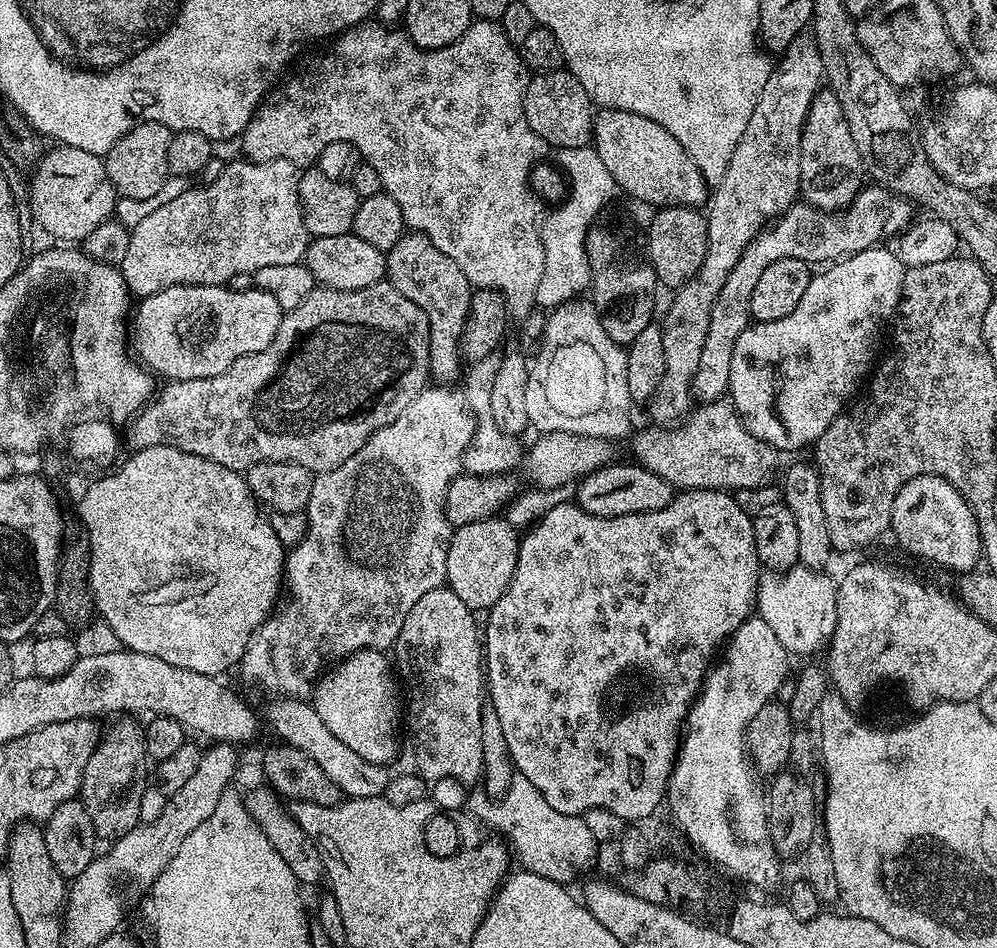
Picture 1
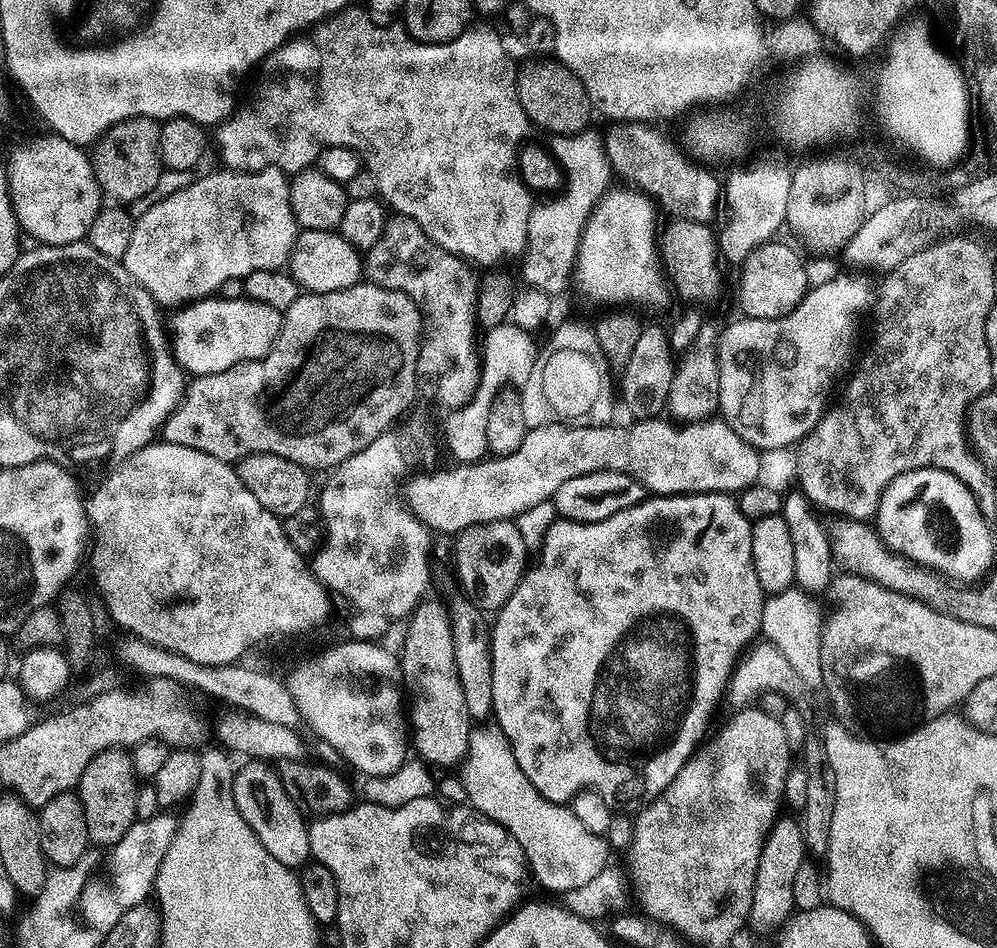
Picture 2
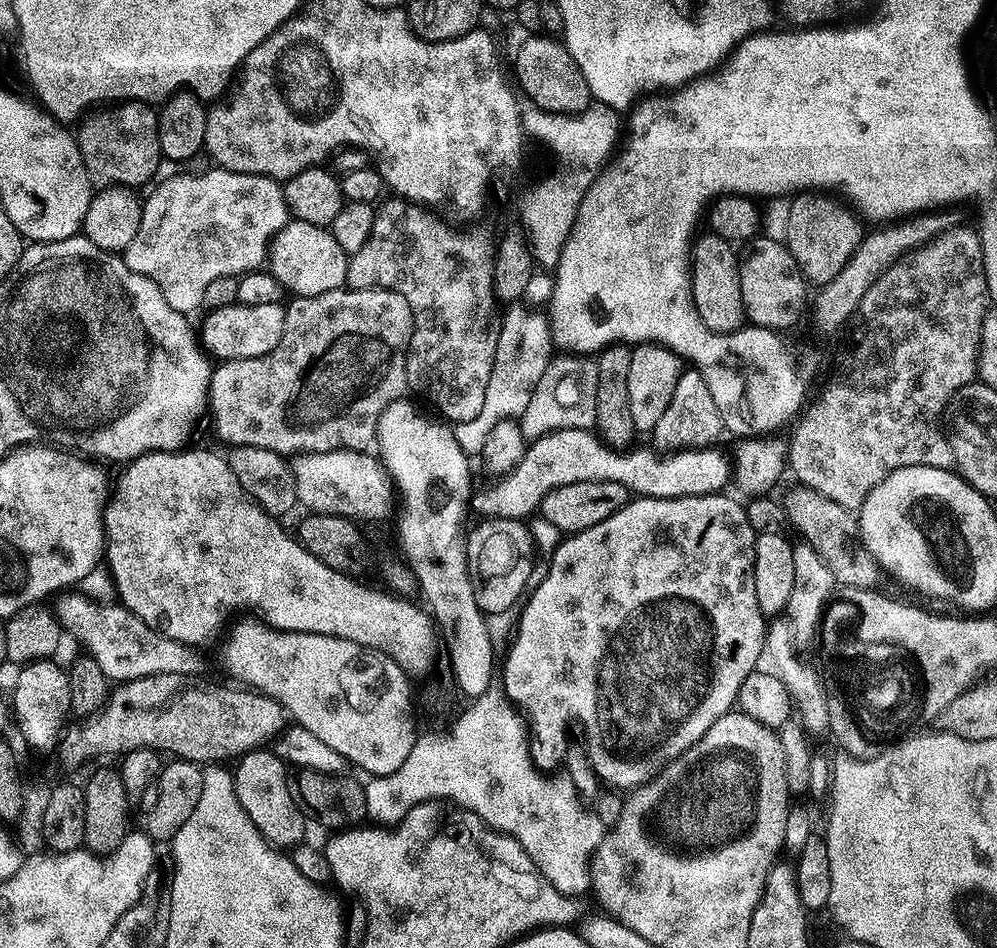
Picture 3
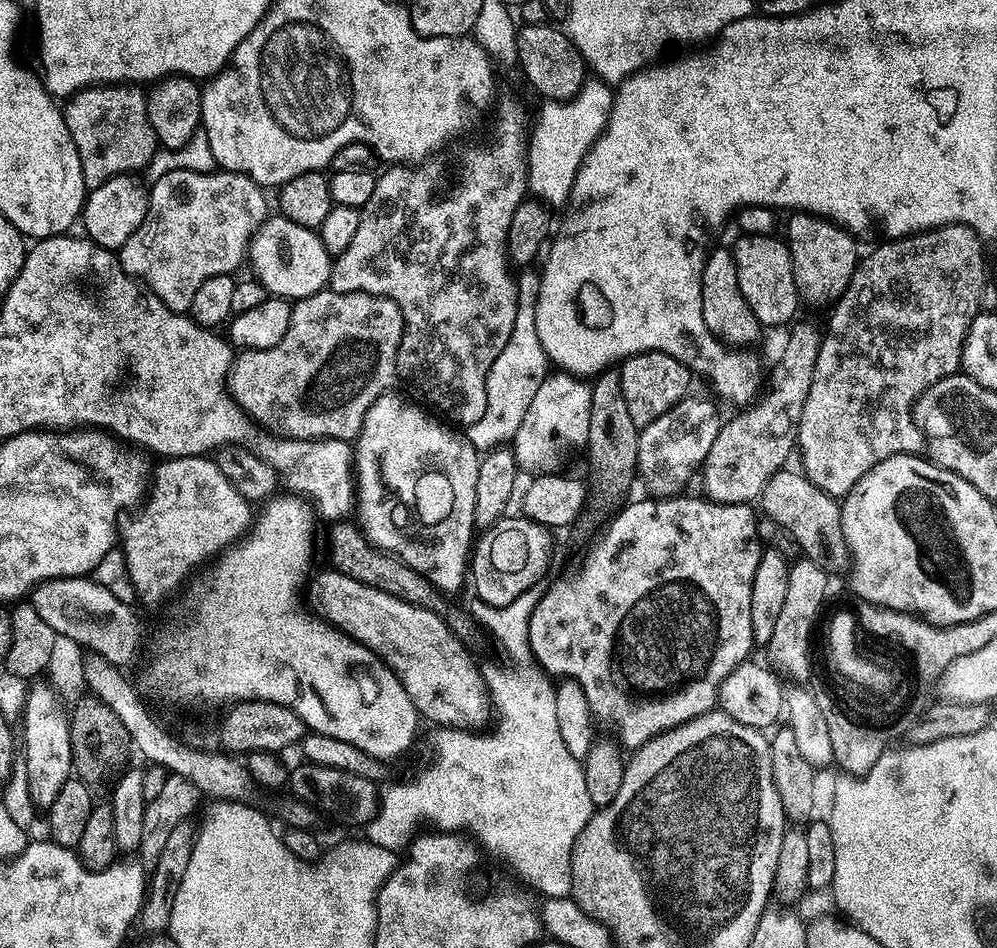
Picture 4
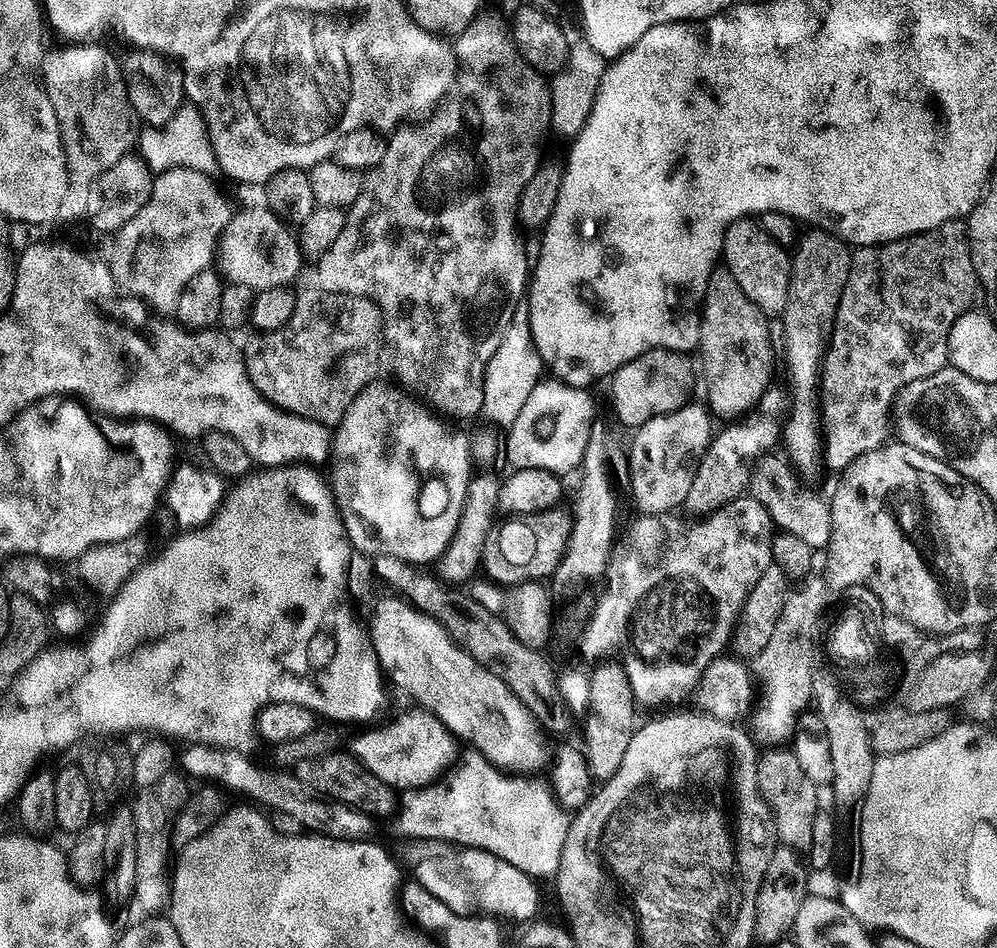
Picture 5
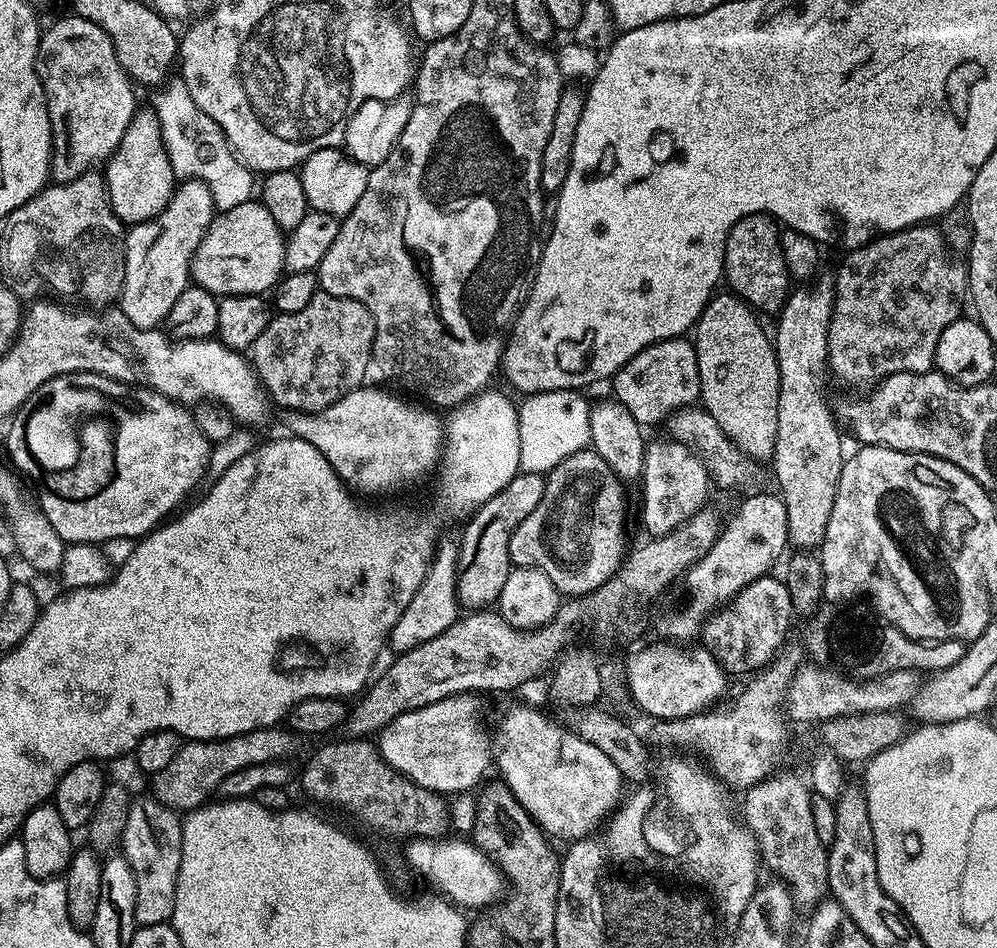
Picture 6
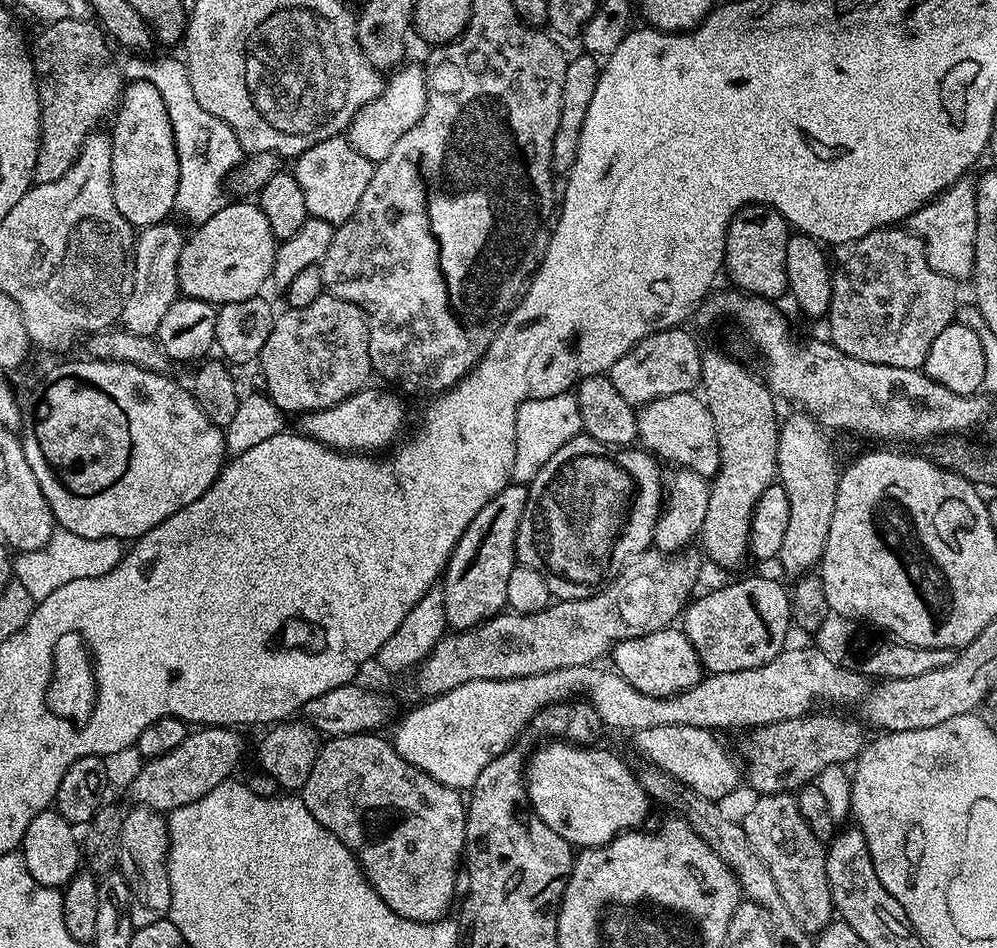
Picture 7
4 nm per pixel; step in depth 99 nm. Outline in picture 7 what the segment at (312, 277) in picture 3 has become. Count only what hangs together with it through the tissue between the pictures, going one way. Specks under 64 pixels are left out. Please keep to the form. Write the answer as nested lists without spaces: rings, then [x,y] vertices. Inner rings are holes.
[[[228,202],[204,224],[195,225],[193,236],[189,235],[184,242],[184,249],[178,258],[178,282],[180,291],[190,298],[198,298],[202,302],[214,305],[242,302],[251,296],[261,295],[260,287],[269,283],[276,257],[277,238],[270,230],[270,222],[266,222],[266,214],[262,214],[259,203],[234,204]]]

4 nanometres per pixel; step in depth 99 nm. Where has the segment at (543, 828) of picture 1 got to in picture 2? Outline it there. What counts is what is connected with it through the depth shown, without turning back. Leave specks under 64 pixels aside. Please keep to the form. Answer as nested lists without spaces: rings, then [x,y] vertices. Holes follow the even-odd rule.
[[[477,727],[468,738],[468,755],[459,765],[460,780],[464,783],[464,792],[468,795],[467,803],[488,820],[500,824],[518,842],[524,852],[527,867],[536,875],[536,880],[548,892],[563,894],[590,882],[590,878],[598,878],[604,868],[609,867],[610,847],[603,835],[586,830],[567,803],[556,804],[548,801],[535,789],[526,778],[526,774],[518,766],[512,753],[510,742],[499,727]]]

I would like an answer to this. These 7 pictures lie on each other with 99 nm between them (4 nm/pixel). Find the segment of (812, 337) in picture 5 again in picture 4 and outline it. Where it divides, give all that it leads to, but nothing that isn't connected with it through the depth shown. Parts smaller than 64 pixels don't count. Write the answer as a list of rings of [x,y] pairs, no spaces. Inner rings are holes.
[[[793,211],[788,220],[786,243],[792,255],[792,269],[796,293],[812,308],[824,308],[836,303],[846,290],[858,263],[856,240],[851,231],[840,228],[830,220],[823,220],[810,212]]]

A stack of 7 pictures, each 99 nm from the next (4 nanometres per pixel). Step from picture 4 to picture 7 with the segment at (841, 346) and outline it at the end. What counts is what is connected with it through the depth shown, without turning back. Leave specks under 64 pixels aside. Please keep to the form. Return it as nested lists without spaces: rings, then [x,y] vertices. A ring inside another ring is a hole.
[[[902,226],[880,228],[851,245],[848,257],[832,273],[832,293],[826,323],[830,343],[842,354],[878,366],[923,369],[926,354],[934,346],[934,338],[954,323],[958,316],[957,281],[935,272],[930,266],[924,244],[915,232]]]

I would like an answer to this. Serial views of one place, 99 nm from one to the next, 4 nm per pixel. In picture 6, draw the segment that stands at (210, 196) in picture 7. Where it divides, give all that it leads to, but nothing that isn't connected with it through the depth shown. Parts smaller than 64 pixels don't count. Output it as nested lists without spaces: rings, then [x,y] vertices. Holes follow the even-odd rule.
[[[171,79],[162,91],[154,111],[162,130],[171,168],[177,177],[184,180],[200,179],[207,184],[219,213],[249,203],[256,188],[254,174],[233,154],[221,127],[205,111],[197,108],[183,79]]]

